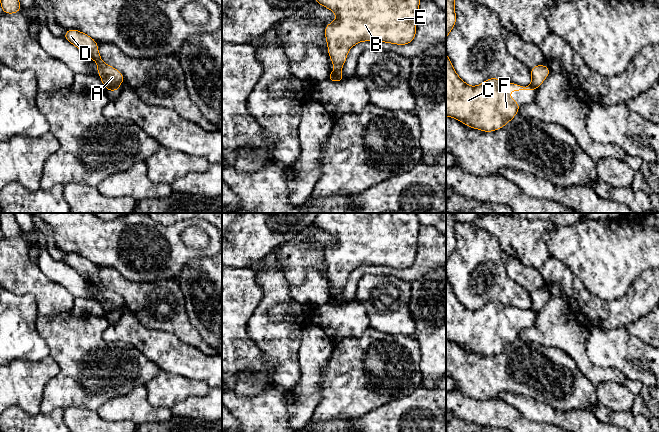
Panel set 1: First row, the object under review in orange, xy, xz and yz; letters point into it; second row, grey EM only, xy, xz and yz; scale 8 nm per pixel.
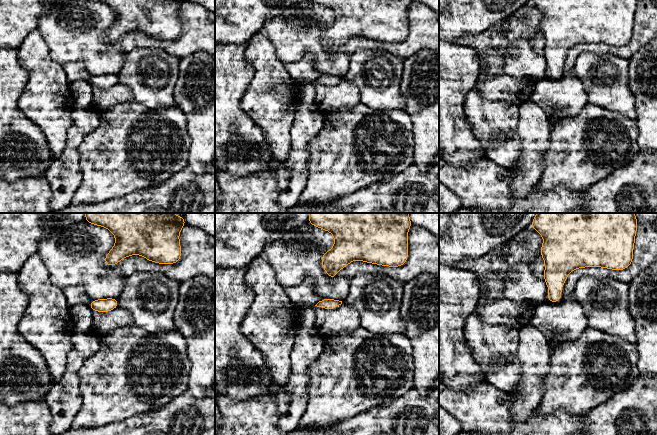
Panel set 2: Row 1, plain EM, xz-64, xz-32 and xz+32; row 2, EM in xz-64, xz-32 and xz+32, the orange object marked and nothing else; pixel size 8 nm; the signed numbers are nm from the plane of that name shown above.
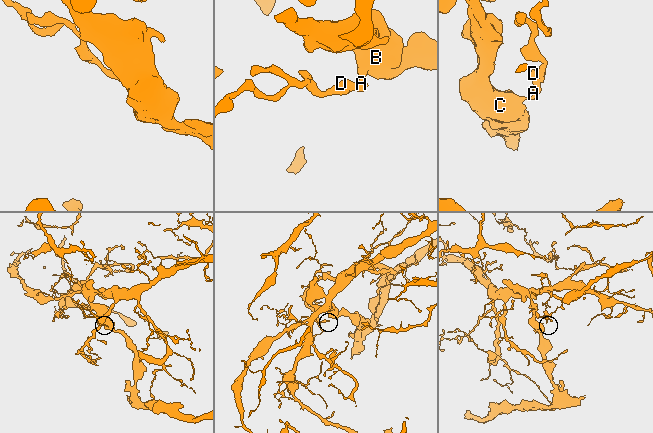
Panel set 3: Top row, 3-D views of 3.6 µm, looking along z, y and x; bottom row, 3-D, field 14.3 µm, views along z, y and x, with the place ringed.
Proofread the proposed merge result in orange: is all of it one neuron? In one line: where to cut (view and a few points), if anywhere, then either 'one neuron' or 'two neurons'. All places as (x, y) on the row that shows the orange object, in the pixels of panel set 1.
xz (330, 73), (342, 76) | two neurons

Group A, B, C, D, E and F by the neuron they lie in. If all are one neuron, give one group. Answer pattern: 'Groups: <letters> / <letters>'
Groups: A D / B C E F

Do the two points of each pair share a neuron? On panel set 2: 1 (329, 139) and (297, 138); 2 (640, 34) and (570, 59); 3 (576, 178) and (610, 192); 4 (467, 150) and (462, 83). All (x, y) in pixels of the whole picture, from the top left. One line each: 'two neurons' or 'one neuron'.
1: two neurons
2: one neuron
3: two neurons
4: one neuron

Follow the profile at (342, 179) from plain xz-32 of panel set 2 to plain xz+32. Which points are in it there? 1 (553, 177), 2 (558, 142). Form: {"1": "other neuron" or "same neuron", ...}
{"1": "same neuron", "2": "same neuron"}

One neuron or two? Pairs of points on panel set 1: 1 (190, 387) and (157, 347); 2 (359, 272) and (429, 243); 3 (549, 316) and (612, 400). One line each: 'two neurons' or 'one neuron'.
1: two neurons
2: one neuron
3: two neurons

